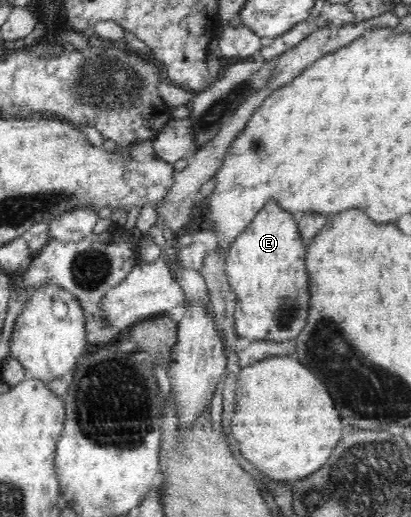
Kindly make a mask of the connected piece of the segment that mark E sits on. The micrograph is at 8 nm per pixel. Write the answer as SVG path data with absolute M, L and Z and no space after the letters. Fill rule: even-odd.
M274 199L266 201L252 222L228 246L226 276L234 291L235 331L250 342L284 342L296 338L308 318L310 310L310 274L306 266L308 243L320 232L330 216L326 213L305 212L292 214Z

